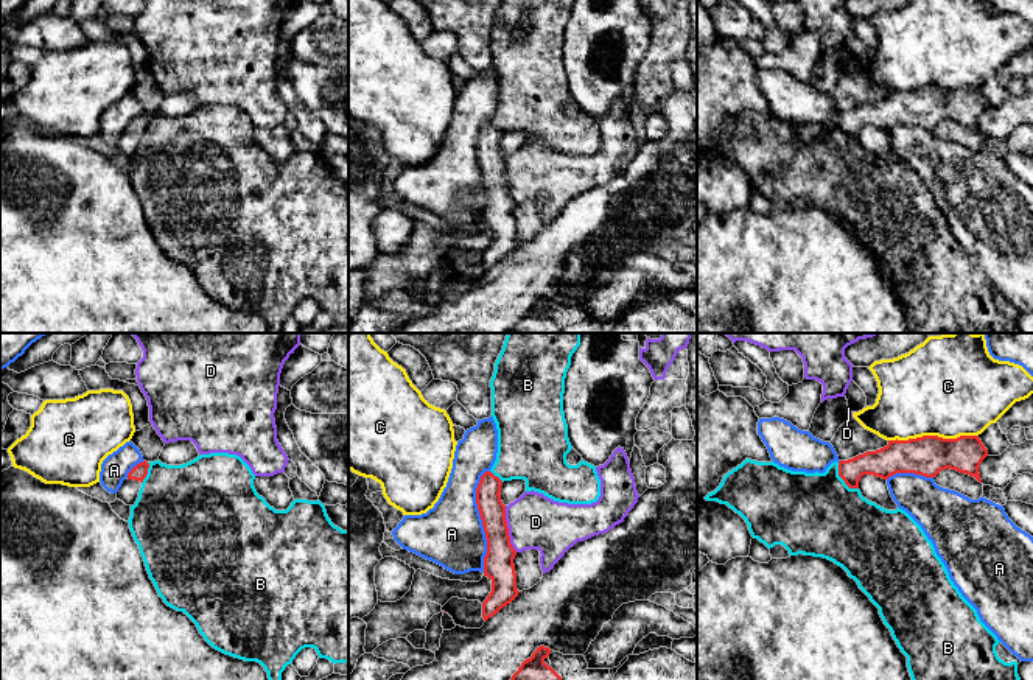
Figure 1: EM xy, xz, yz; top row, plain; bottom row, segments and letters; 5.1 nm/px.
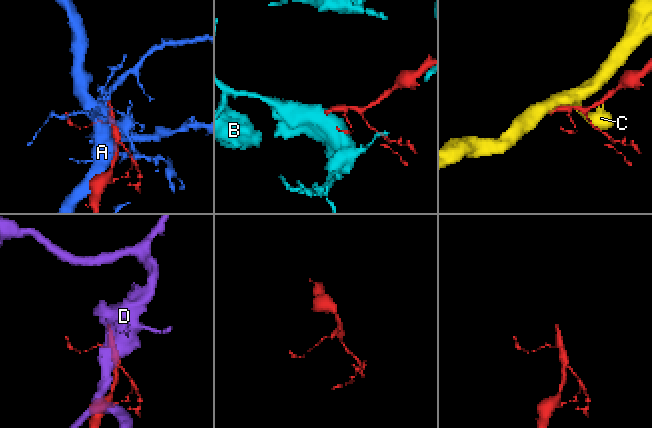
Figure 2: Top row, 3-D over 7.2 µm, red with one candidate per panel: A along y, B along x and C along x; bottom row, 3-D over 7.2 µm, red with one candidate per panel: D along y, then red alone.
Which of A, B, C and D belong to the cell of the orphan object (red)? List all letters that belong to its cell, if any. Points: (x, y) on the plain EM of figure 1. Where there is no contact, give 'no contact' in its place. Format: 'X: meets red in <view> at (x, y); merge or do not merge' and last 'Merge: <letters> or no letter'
A: meets red in xz at (481, 170); do not merge
B: meets red in yz at (842, 129); do not merge
C: meets red in yz at (932, 87); do not merge
D: meets red in xz at (507, 181); do not merge
Merge: no letter

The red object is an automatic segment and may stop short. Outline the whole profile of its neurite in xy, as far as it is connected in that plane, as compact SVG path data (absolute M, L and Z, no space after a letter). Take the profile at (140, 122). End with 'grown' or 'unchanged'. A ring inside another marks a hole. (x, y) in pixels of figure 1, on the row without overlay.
M146 112L132 118L132 121L128 124L128 129L117 143L117 151L123 152L126 157L134 157L138 149L142 134L148 126L148 120L149 115Z; grown

